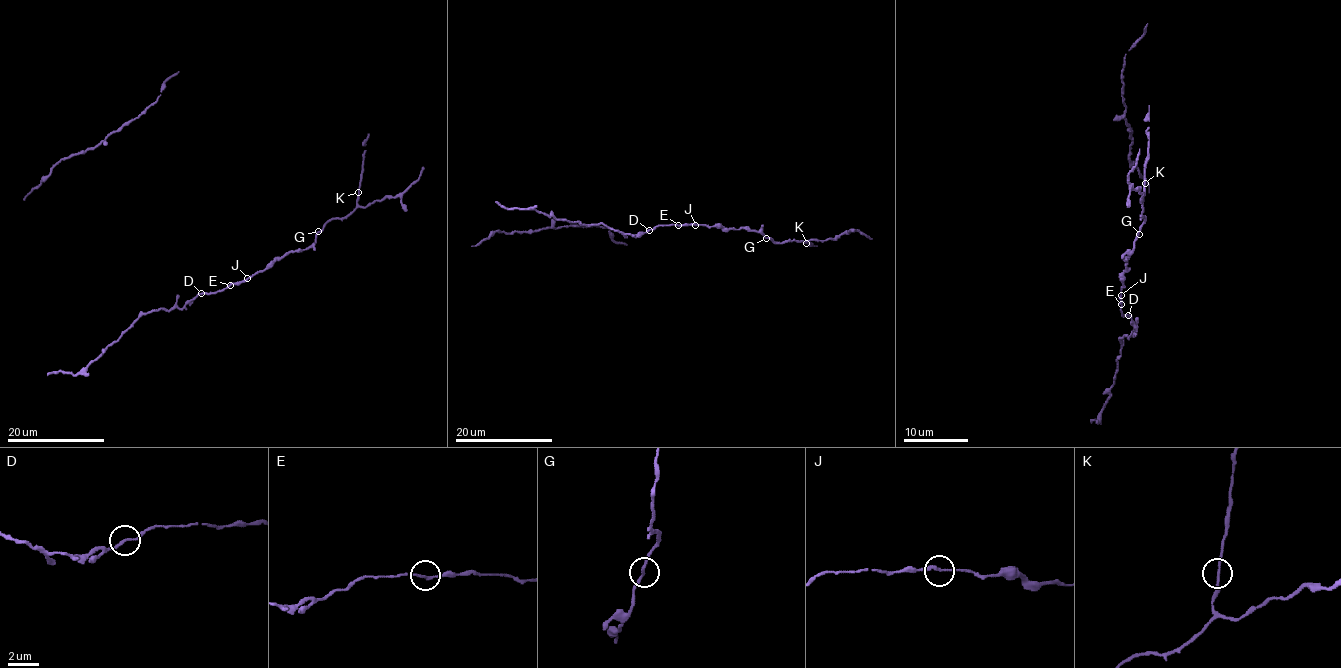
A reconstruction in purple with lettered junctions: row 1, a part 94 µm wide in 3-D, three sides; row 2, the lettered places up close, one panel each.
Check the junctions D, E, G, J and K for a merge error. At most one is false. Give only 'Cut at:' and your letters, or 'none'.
Cut at: none

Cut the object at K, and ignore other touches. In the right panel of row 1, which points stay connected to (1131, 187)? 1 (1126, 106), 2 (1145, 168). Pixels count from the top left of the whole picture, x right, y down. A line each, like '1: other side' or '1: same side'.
1: same side
2: other side

